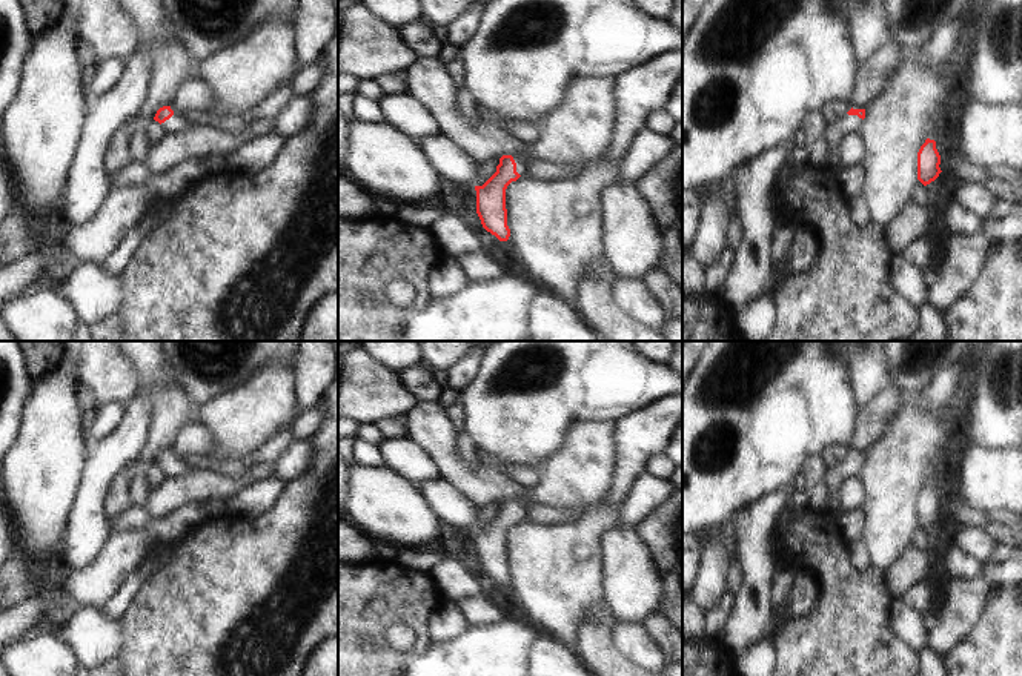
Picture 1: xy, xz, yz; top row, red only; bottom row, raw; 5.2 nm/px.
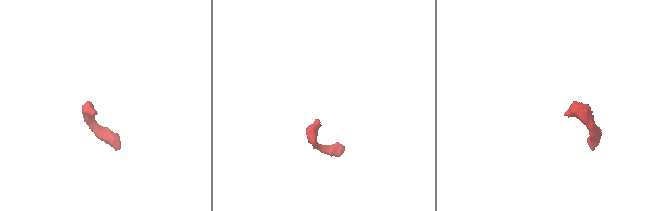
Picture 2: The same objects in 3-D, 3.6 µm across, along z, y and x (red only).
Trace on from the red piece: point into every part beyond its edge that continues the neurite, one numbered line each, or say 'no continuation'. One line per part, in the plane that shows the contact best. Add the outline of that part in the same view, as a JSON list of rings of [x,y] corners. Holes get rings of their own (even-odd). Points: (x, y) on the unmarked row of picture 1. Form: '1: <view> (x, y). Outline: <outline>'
1: xz (580, 473). Outline: [[[579,422],[566,442],[536,469],[539,479],[513,498],[523,521],[530,505],[582,509],[606,501],[615,485],[615,422]]]

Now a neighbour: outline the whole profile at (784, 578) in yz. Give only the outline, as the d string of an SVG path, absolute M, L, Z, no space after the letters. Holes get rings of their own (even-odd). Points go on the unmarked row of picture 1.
M776 567L770 588L775 630L782 630L790 621L808 613L816 604L818 593L811 575L804 575L796 567Z

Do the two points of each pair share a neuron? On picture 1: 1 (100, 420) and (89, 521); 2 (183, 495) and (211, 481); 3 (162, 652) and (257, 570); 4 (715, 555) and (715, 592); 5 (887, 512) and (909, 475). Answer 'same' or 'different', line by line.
1: different
2: same
3: same
4: same
5: same

